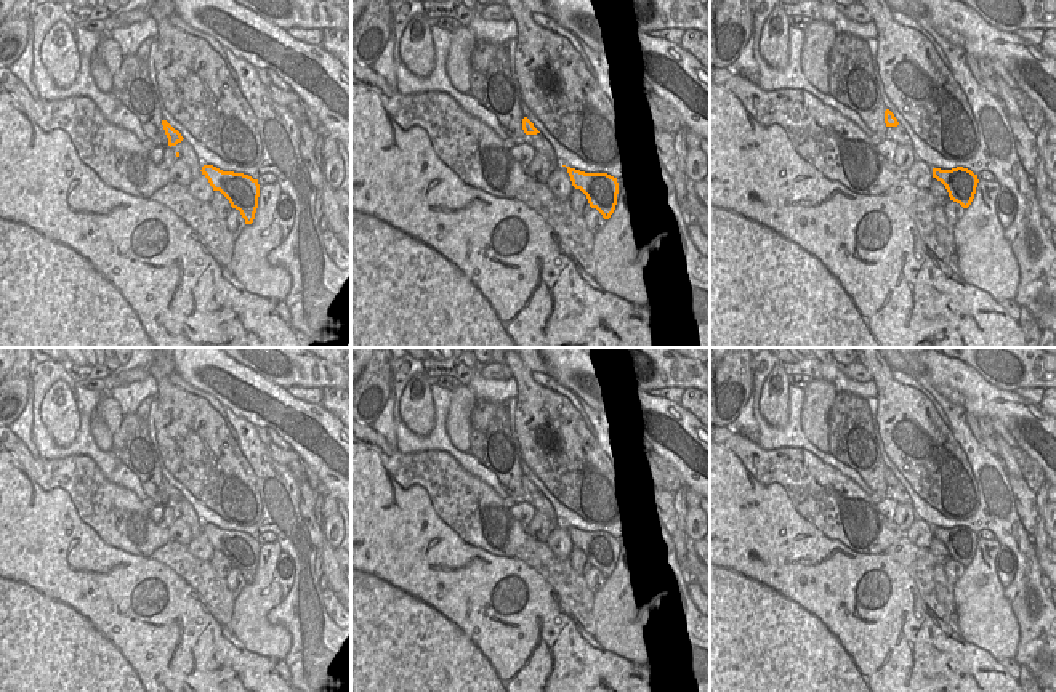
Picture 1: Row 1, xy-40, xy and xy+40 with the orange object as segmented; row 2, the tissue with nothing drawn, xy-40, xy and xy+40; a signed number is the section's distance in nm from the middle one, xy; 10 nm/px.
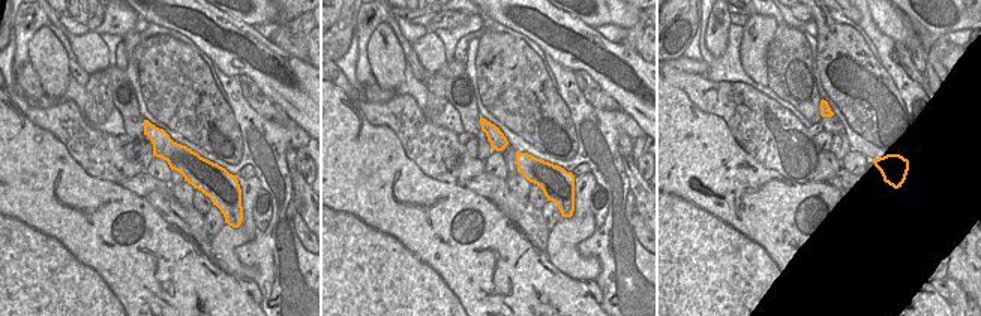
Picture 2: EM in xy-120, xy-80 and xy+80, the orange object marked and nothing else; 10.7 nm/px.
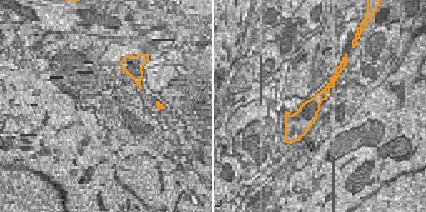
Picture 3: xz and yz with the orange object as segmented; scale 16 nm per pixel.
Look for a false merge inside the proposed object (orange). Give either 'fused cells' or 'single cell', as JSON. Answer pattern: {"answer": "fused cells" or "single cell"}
{"answer": "single cell"}

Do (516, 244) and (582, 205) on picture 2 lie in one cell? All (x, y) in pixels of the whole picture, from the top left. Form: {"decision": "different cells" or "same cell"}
{"decision": "different cells"}

